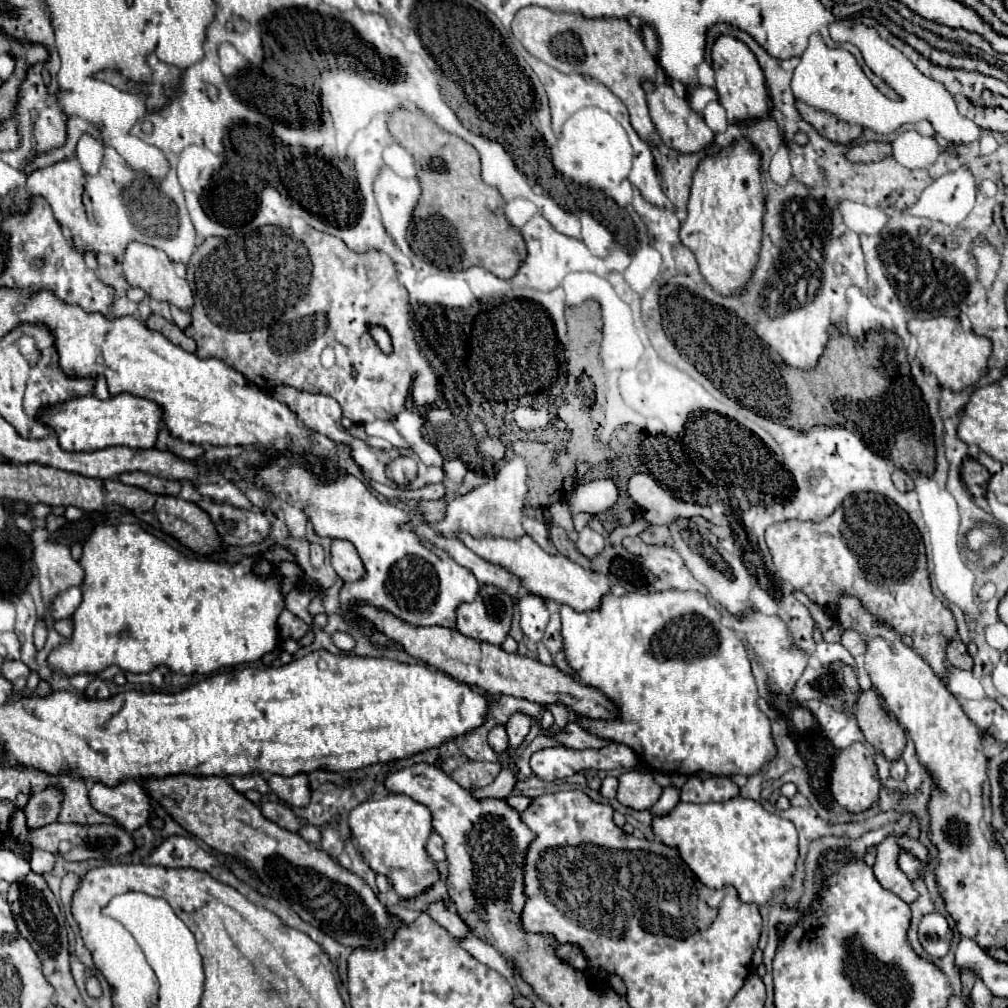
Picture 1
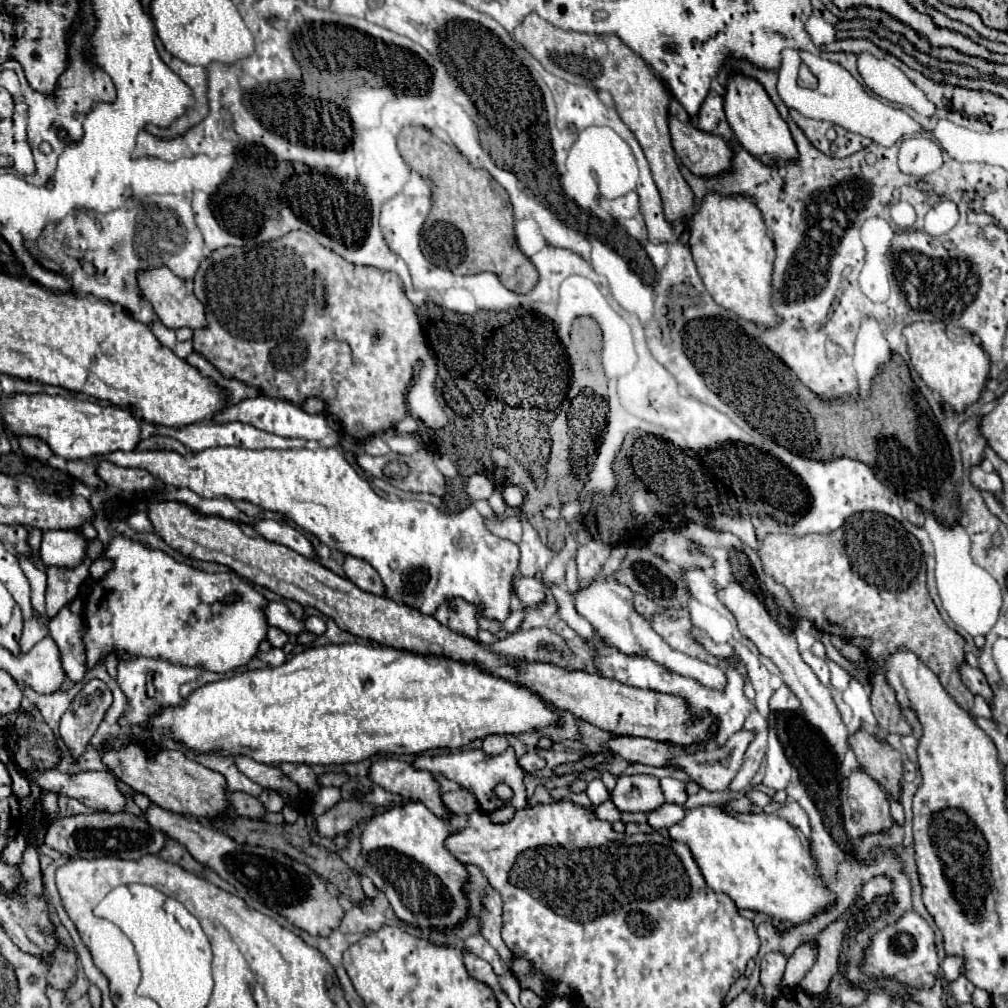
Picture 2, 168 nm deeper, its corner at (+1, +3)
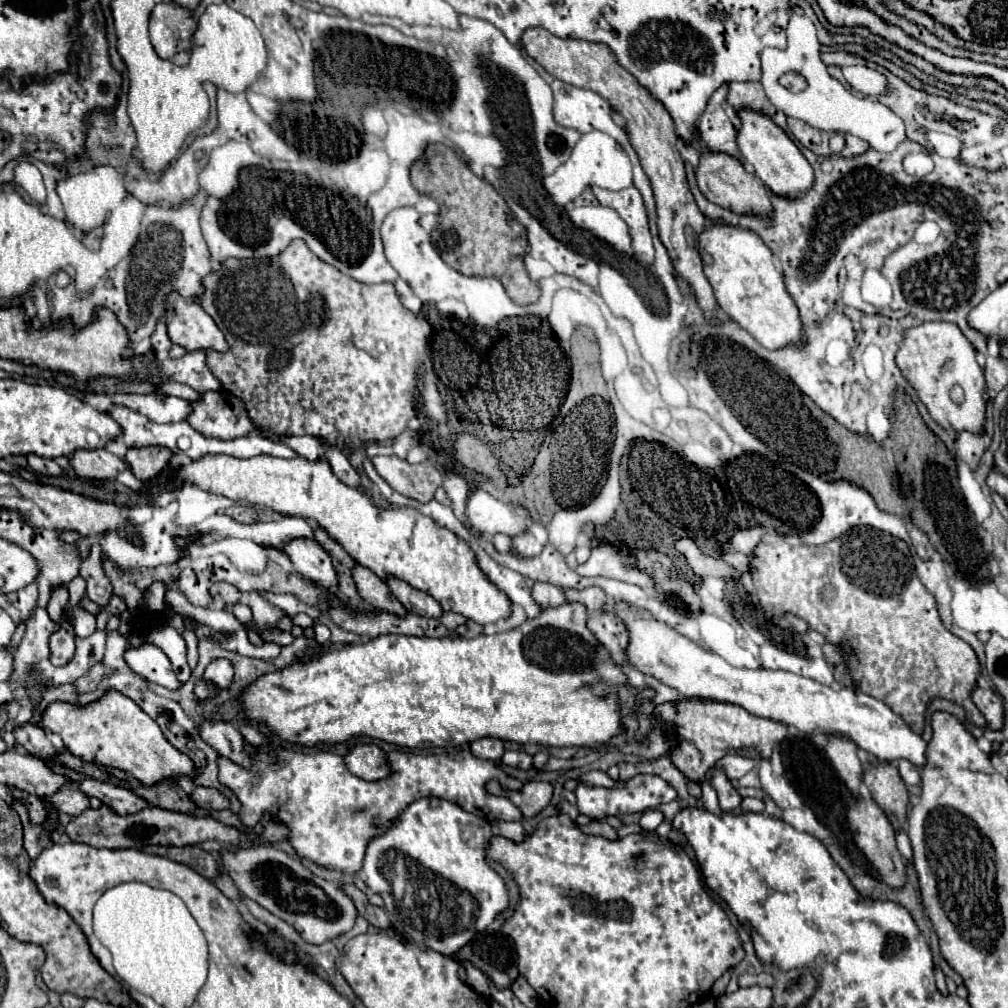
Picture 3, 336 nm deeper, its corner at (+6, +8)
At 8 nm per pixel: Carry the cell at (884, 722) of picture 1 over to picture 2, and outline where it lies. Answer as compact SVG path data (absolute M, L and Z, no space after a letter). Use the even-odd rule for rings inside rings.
M859 730L849 740L857 760L859 768L869 774L879 786L885 790L885 794L893 800L899 800L901 794L901 774L903 774L903 762L901 754L887 742L879 742L873 734Z

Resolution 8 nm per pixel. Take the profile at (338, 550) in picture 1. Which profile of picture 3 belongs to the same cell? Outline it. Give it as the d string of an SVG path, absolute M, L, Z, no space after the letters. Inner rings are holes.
M356 563L352 567L352 579L358 587L358 595L362 597L362 601L378 611L388 611L388 613L396 613L396 615L406 615L406 609L400 605L400 601L392 595L392 591L388 589L386 581L380 579L374 571L370 571L368 567Z

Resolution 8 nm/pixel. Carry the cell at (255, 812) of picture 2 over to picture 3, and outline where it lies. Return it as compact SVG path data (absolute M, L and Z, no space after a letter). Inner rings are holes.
M196 787L190 797L194 799L194 803L198 807L208 809L208 811L218 811L218 809L230 807L230 799L224 797L218 789L212 789L212 787Z

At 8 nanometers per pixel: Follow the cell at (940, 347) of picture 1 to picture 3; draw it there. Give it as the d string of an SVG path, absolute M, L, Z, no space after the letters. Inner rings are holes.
M928 321L906 329L902 347L896 355L896 363L902 369L902 375L916 389L920 401L928 407L930 415L942 427L954 427L956 431L980 433L984 423L984 371L978 365L976 349L964 337L956 323L946 321ZM960 385L964 391L964 401L954 403L950 399L950 389Z

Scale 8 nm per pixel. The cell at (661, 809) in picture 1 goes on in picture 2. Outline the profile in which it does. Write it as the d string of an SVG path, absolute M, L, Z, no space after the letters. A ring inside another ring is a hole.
M663 804L657 810L649 812L649 826L655 830L663 830L669 828L673 824L677 824L681 818L685 816L685 810L677 804Z

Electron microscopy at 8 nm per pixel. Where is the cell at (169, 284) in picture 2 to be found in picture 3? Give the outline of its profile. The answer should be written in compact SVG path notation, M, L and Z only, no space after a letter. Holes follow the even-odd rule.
M178 291L166 295L172 319L168 319L168 335L172 343L182 345L188 351L194 349L216 349L226 351L222 331L216 327L212 317L200 307L198 301L186 301Z

